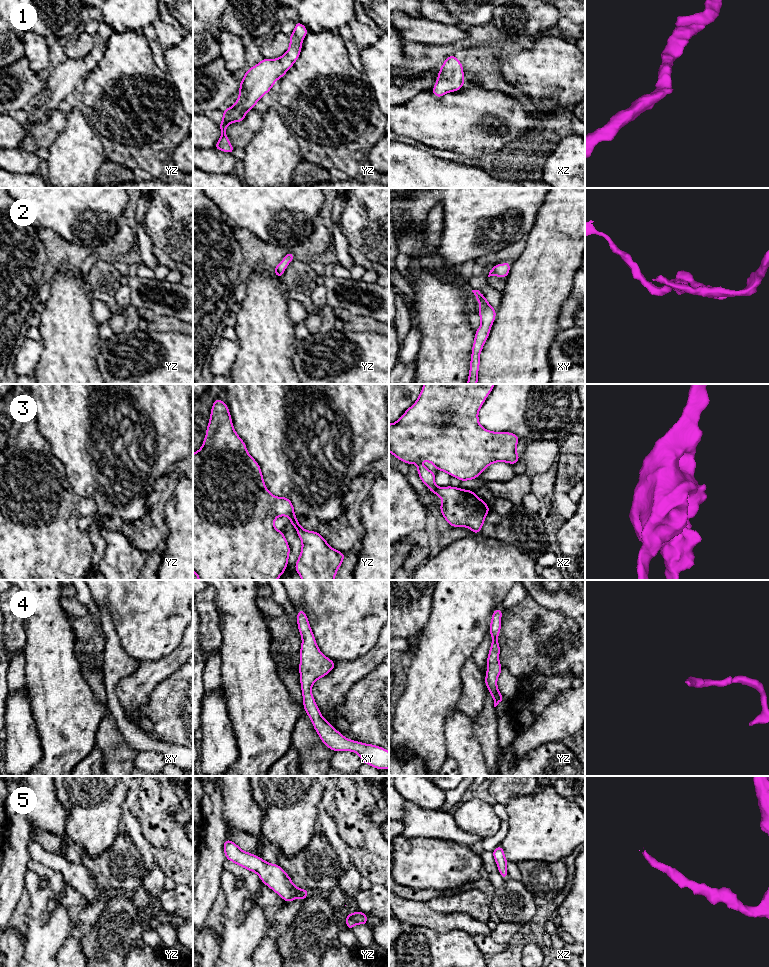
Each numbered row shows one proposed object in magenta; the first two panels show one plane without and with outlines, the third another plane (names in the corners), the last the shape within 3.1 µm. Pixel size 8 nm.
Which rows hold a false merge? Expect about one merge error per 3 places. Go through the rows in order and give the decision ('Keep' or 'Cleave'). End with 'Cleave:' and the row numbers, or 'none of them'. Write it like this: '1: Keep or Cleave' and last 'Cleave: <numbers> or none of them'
1: Keep
2: Keep
3: Cleave
4: Keep
5: Keep
Cleave: 3

